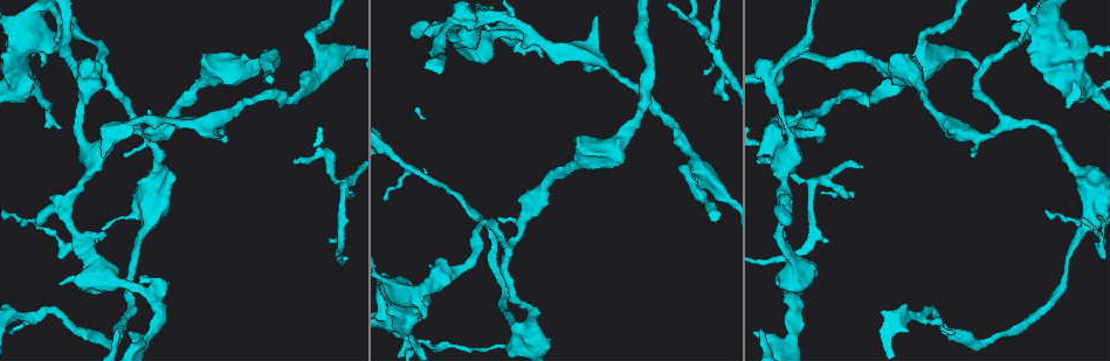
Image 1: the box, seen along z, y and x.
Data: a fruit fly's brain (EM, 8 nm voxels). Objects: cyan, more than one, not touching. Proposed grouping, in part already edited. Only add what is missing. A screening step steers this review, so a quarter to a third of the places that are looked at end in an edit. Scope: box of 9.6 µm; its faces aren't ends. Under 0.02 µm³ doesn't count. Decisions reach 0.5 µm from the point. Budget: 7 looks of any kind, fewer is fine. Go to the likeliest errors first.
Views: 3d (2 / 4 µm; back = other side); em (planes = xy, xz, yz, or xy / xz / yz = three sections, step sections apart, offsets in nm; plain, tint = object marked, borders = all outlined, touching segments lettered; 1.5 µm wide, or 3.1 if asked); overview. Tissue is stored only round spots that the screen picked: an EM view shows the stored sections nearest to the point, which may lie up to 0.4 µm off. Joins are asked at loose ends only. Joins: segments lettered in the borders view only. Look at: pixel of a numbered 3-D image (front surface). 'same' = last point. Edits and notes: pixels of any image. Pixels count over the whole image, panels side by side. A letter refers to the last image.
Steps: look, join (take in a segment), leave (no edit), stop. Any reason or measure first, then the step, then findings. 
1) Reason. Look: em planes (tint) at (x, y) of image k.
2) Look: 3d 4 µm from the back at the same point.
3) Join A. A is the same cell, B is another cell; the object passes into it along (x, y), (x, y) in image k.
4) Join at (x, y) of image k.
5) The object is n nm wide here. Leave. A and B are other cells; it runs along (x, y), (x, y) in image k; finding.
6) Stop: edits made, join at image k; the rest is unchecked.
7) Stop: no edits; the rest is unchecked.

An open end. Look: 3d 4 µm from the back at (329, 242) of image 1.

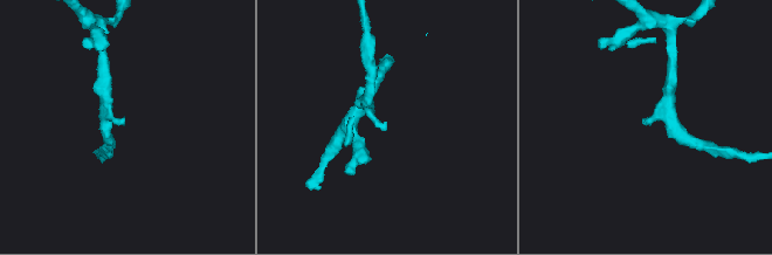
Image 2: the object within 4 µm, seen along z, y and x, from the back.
Need the tissue. Look: em xz step 8 (tint) at (645, 121) of image 2.

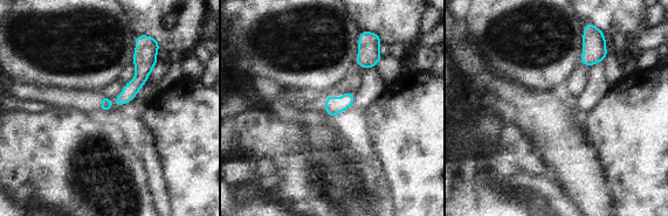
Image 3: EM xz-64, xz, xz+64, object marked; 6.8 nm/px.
Cut it another way. Look: em planes (borders) at the same point.

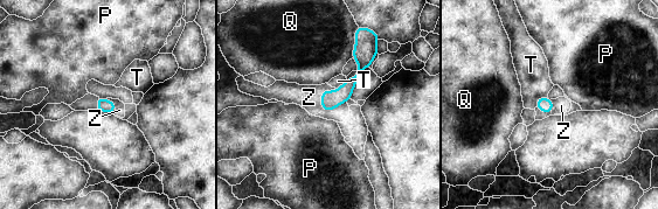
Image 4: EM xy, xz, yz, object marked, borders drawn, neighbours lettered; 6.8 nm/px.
Join Z. Z is the same cell, P, Q and T are other cells; the object passes into it along (330, 100), (325, 110), (309, 97) in image 4; the cell continues.

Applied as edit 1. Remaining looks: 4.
See it whole again. Look: overview.

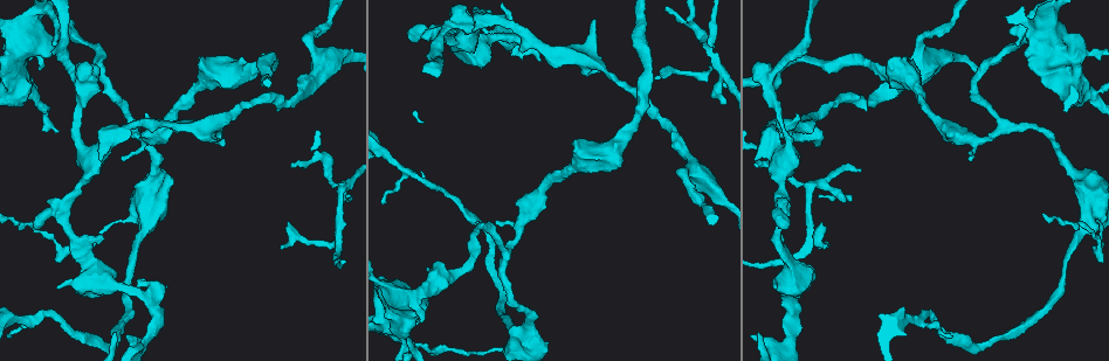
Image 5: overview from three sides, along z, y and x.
Free end. Look: em planes (borders) at (57, 289) of image 5.

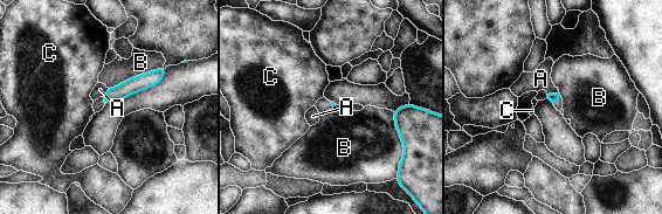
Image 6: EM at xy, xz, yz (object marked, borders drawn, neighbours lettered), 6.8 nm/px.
Leave. A, B and C are other cells; none of them fits.

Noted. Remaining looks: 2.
Stop: edits made, join at image 4; the rest is unchecked.

